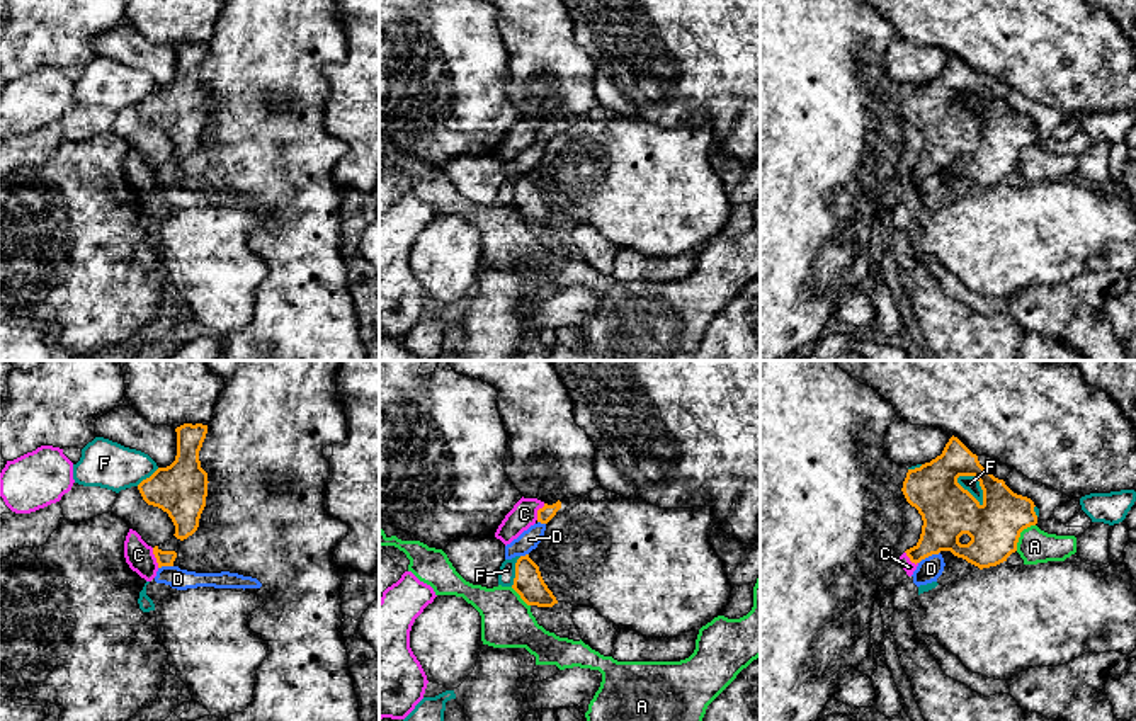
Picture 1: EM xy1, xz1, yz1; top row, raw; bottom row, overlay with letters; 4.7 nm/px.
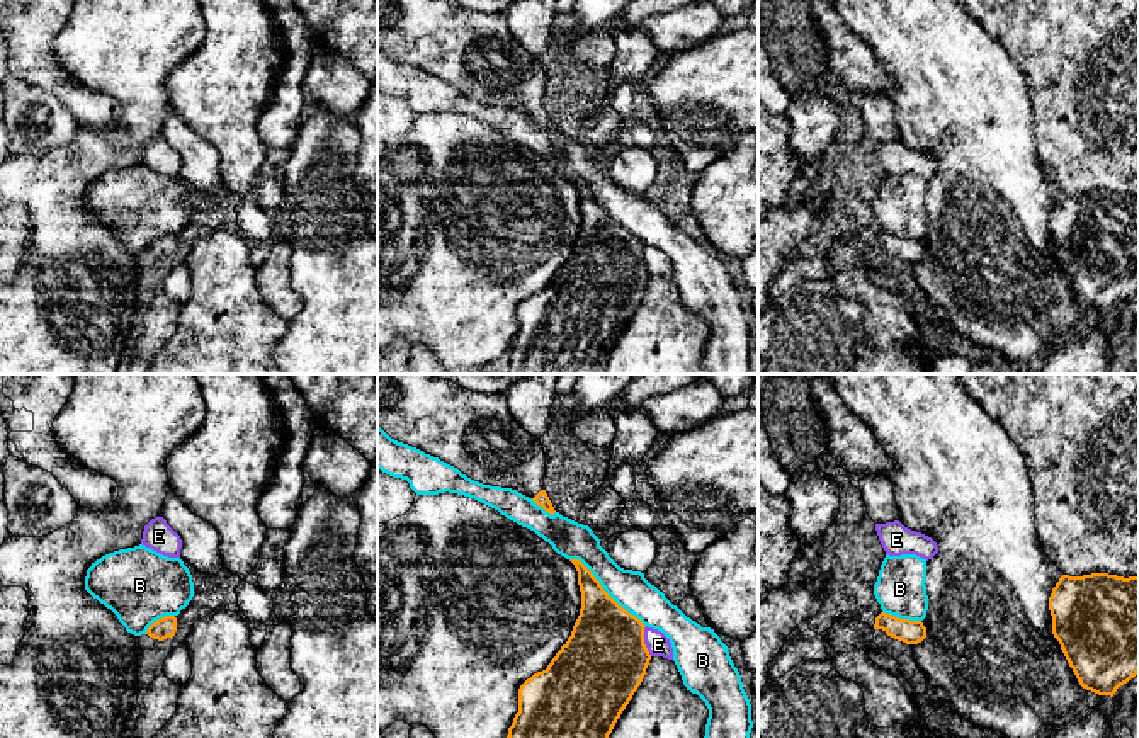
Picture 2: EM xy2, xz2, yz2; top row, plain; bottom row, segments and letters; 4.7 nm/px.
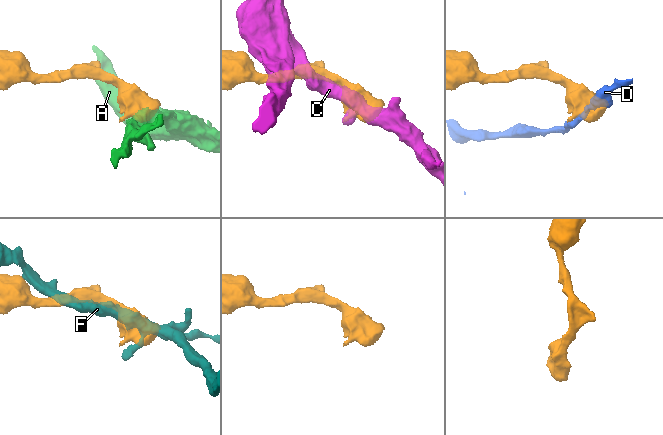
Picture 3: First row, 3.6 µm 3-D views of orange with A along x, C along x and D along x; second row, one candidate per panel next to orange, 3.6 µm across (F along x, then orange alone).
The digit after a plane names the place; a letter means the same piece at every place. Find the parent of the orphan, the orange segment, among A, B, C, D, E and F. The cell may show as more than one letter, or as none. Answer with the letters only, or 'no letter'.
no letter

